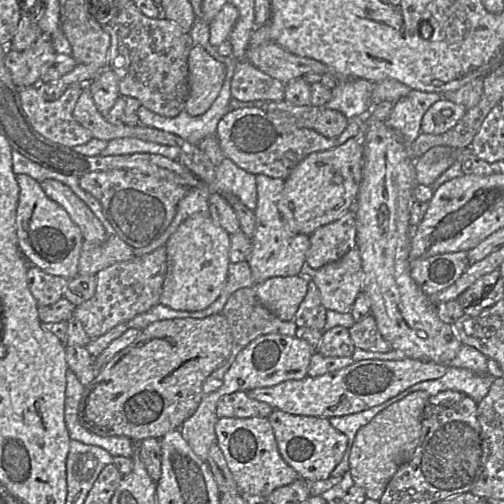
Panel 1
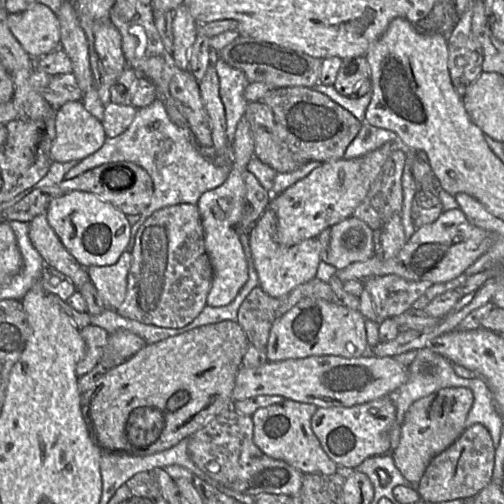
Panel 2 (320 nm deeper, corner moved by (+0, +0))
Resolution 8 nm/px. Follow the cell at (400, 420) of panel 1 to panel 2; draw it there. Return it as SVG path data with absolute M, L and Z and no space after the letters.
M466 387L445 388L414 402L408 409L401 426L401 437L391 456L402 476L417 489L417 486L432 459L451 446L466 428L466 419L473 404L473 393Z

